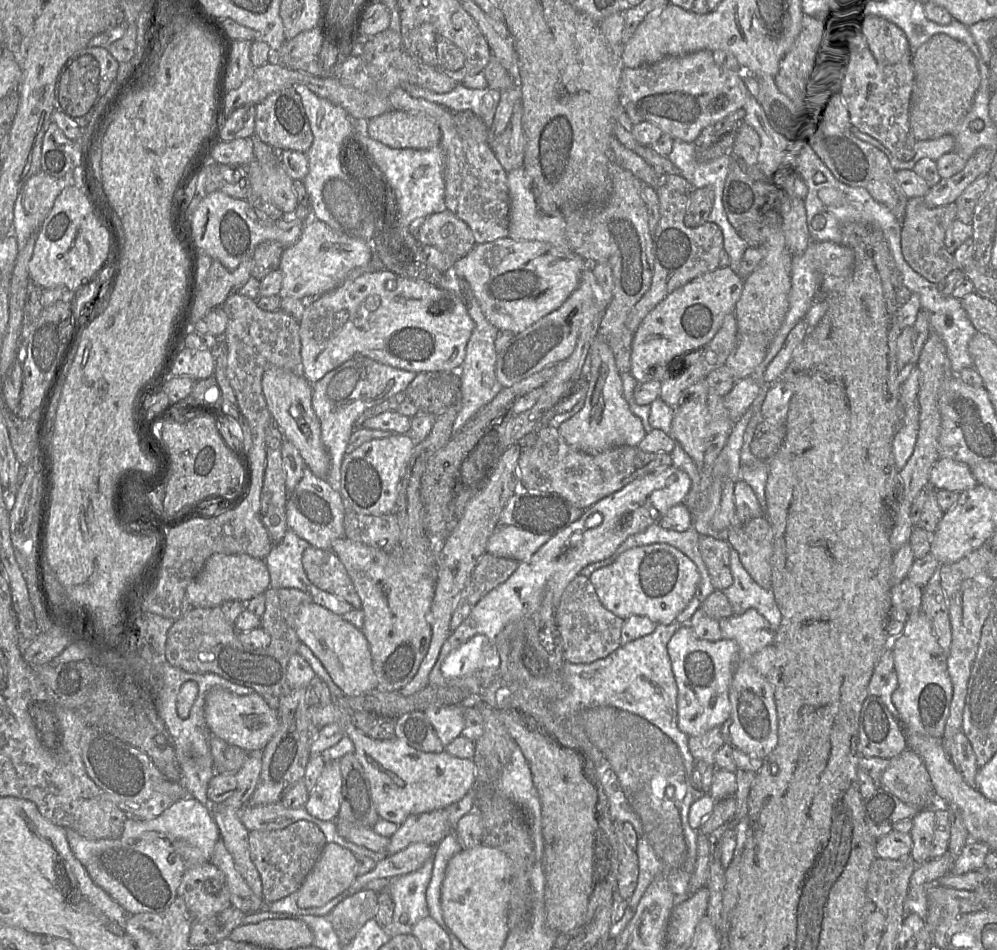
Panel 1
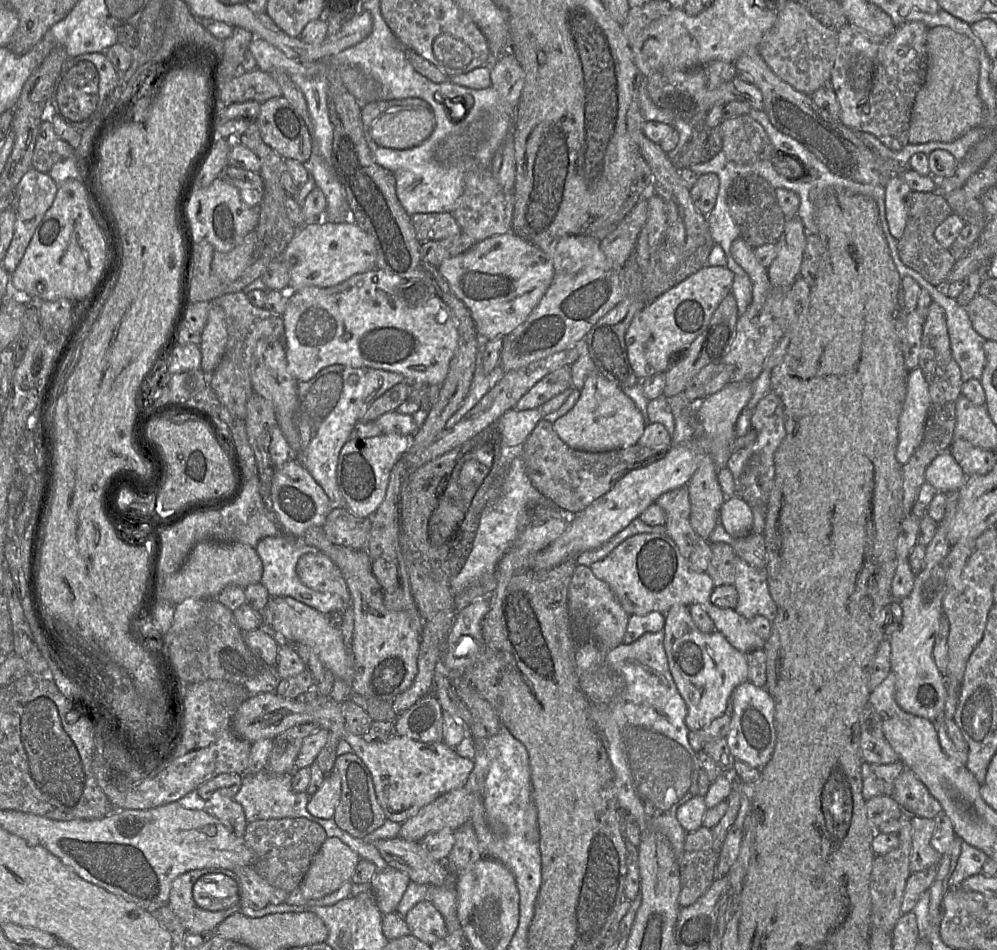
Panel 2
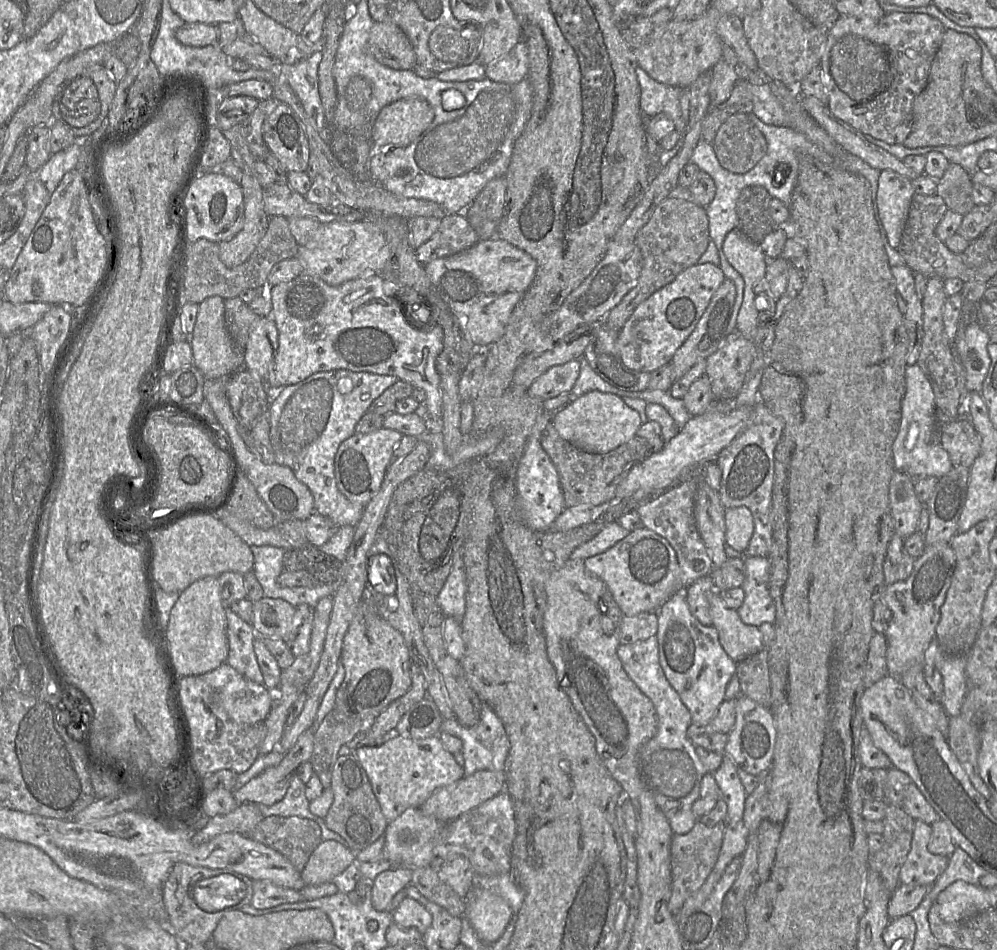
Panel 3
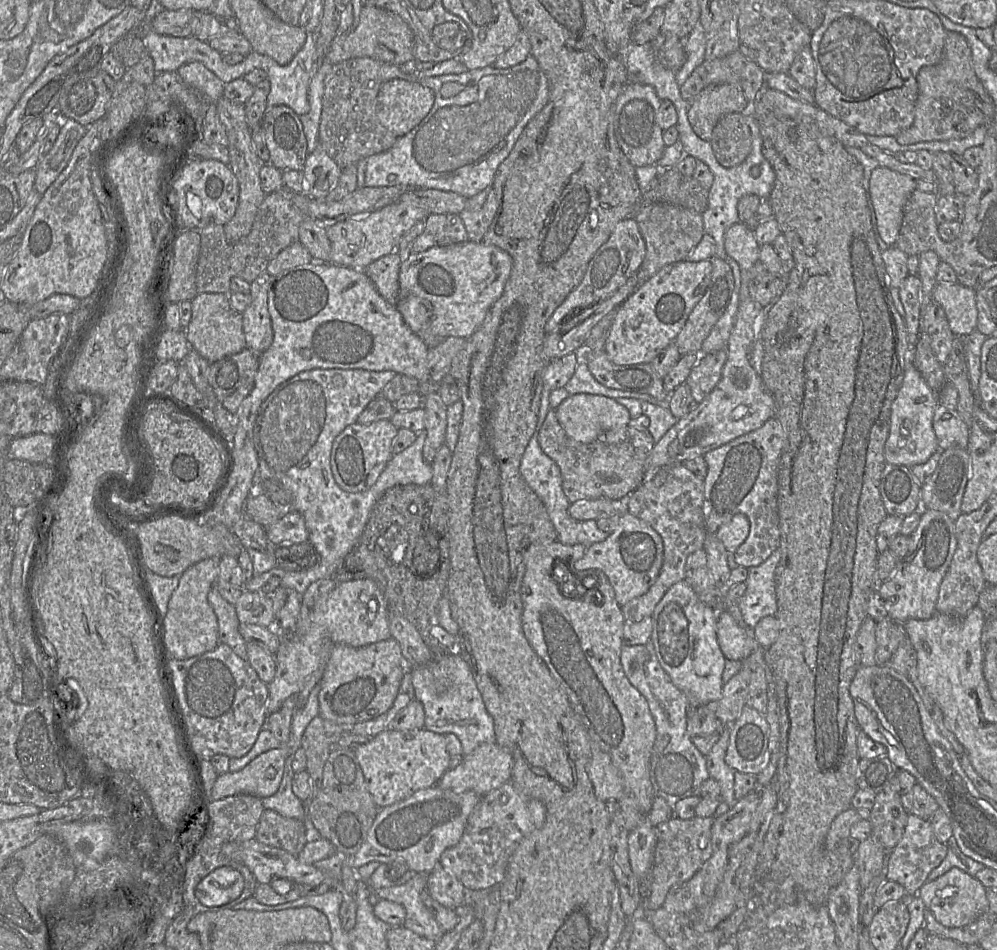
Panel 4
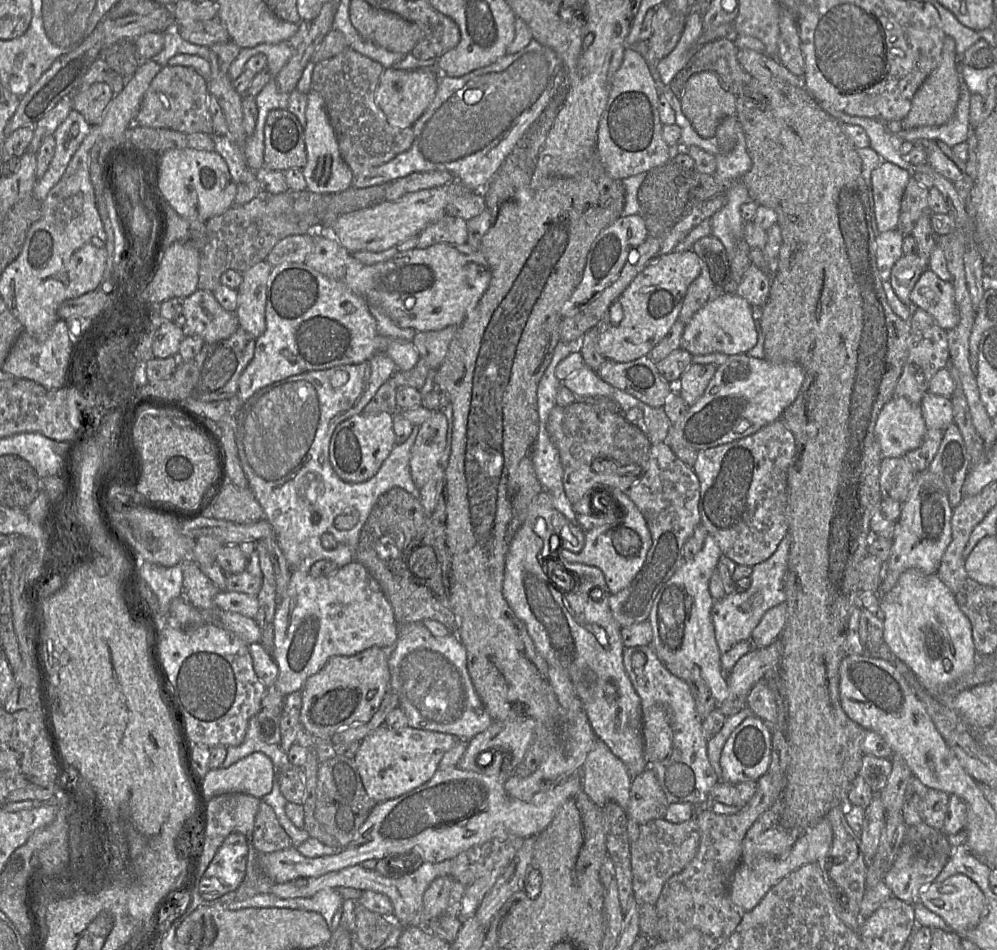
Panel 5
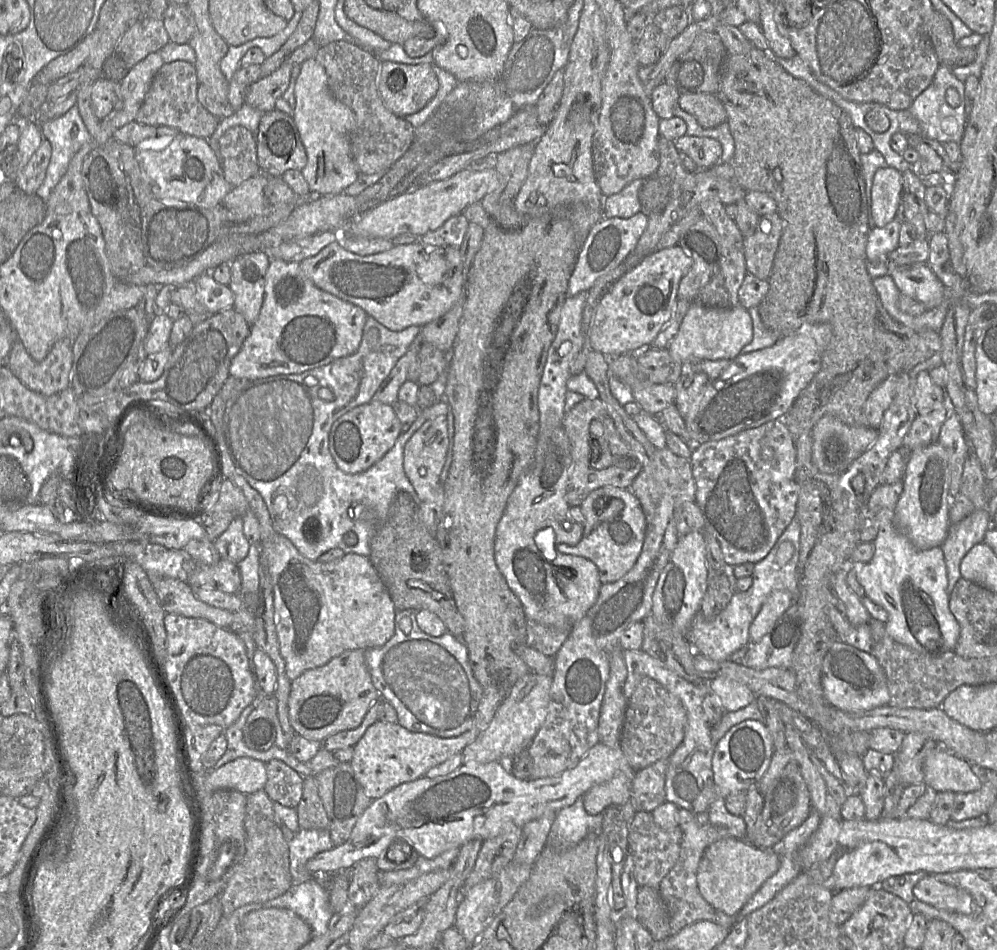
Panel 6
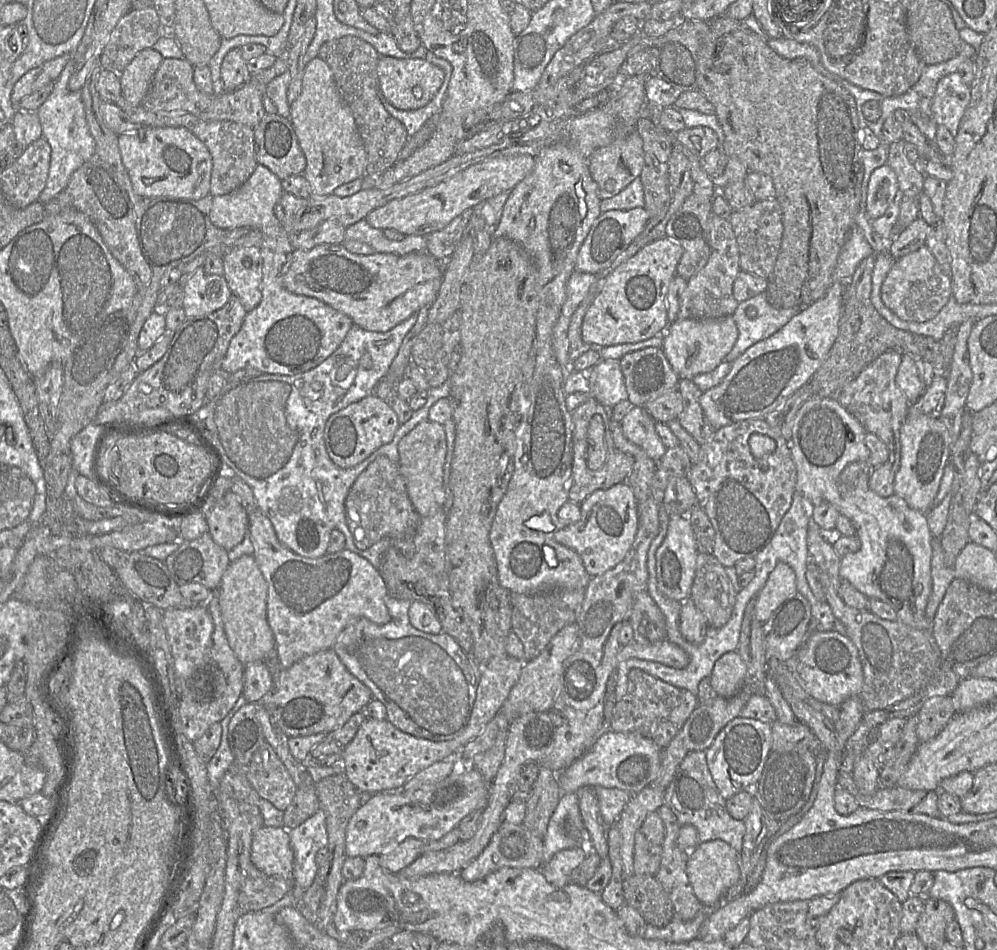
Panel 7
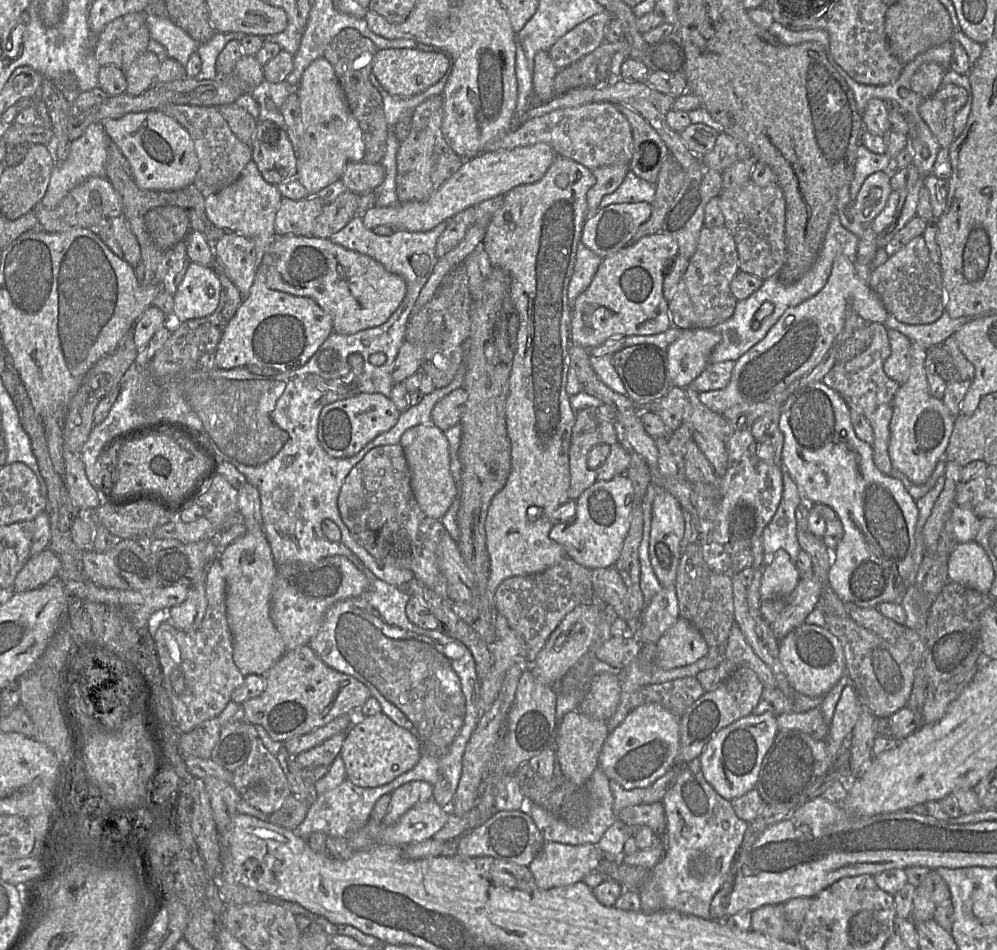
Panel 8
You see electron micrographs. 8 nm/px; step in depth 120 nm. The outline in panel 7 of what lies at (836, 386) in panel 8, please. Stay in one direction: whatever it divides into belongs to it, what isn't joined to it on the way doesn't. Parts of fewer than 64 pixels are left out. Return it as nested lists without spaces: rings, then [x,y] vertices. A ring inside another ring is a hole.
[[[887,351],[871,362],[854,380],[839,389],[832,397],[846,408],[865,429],[878,436],[887,446],[889,457],[885,463],[873,467],[869,478],[869,488],[882,497],[895,494],[895,475],[900,466],[900,431],[907,417],[910,403],[895,382],[902,354]]]

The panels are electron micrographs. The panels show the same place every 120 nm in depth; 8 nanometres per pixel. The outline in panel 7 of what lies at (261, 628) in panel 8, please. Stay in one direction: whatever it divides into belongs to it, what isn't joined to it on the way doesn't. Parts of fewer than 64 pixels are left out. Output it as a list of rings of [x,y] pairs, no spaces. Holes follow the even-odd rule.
[[[243,555],[231,562],[217,591],[229,646],[243,665],[263,661],[275,648],[275,638],[267,619],[268,585],[254,556]]]

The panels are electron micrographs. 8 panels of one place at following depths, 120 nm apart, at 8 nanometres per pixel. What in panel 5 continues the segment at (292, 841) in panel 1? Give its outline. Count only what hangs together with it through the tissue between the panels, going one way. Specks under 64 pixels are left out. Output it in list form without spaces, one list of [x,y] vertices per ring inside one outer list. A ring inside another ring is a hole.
[[[263,800],[255,816],[253,845],[259,854],[292,847],[291,838],[280,825],[273,808]]]

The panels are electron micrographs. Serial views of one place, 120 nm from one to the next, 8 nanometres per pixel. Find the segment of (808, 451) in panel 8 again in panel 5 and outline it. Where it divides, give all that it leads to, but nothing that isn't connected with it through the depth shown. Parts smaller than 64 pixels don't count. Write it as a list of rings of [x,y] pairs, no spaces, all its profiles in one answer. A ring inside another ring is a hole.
[[[894,396],[879,412],[875,435],[879,441],[883,457],[904,457],[904,455],[918,448],[924,439],[927,427],[919,404],[913,404],[907,399]],[[910,568],[900,575],[896,585],[888,593],[879,595],[879,598],[879,607],[885,613],[884,646],[892,659],[905,663],[928,693],[947,708],[953,709],[955,693],[947,693],[947,690],[957,679],[975,668],[979,657],[973,643],[971,623],[959,609],[955,596],[937,573],[927,574],[919,569]]]

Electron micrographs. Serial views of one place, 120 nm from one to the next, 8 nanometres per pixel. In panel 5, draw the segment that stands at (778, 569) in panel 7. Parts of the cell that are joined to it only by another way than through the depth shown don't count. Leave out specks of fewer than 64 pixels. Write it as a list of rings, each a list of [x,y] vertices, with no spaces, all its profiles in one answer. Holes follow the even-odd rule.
[[[786,603],[767,610],[751,634],[751,643],[756,647],[766,647],[780,638],[788,614]]]

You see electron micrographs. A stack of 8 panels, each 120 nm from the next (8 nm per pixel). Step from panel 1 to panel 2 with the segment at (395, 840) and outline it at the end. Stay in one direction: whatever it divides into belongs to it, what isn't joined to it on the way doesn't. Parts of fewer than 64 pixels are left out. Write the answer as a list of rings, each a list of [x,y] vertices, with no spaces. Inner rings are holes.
[[[465,787],[451,790],[422,807],[400,826],[398,837],[420,842],[426,835],[443,829],[456,830],[470,821],[479,796]]]

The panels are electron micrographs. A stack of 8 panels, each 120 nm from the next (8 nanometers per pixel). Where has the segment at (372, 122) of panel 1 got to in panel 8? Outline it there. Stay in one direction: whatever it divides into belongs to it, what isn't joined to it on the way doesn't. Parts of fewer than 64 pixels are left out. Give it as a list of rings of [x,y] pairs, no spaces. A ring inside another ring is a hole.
[[[388,48],[377,50],[372,73],[381,86],[391,95],[408,98],[418,95],[435,85],[446,73],[449,59],[441,52],[411,48]]]

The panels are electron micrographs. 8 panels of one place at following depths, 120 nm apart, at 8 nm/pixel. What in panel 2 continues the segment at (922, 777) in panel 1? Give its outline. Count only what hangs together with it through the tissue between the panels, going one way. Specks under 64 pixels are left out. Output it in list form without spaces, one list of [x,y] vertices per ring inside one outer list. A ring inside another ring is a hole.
[[[906,767],[895,779],[891,797],[910,816],[934,819],[942,812],[940,803],[914,772]]]

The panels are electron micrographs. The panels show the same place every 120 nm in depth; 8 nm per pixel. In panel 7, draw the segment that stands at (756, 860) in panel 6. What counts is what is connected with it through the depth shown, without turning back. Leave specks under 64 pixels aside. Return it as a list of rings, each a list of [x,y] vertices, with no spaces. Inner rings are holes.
[[[720,839],[702,842],[690,851],[686,871],[695,895],[706,908],[722,904],[726,891],[739,881],[738,855],[734,848]]]

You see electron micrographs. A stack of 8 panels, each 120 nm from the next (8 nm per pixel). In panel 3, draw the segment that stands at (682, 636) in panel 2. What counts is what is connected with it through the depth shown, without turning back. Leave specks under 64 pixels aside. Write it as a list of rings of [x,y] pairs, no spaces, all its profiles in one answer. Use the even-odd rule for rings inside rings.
[[[684,592],[674,594],[658,610],[655,636],[660,665],[666,678],[689,709],[692,724],[707,724],[725,700],[725,689],[736,673],[737,663],[722,648],[716,628],[713,625],[704,626],[692,615]]]

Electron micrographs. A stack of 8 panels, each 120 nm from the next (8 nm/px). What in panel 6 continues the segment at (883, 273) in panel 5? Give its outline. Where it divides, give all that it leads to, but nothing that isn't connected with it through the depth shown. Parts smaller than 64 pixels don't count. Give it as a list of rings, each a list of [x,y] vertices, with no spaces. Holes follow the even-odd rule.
[[[901,214],[884,227],[873,227],[868,236],[866,254],[869,261],[887,262],[890,253],[899,246]]]

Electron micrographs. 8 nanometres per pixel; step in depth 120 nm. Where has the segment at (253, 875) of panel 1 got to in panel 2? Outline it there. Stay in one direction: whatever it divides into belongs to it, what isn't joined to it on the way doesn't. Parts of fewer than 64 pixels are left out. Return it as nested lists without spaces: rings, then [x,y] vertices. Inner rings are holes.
[[[214,794],[205,800],[204,810],[216,817],[236,837],[243,838],[247,820],[242,806],[233,798]]]

